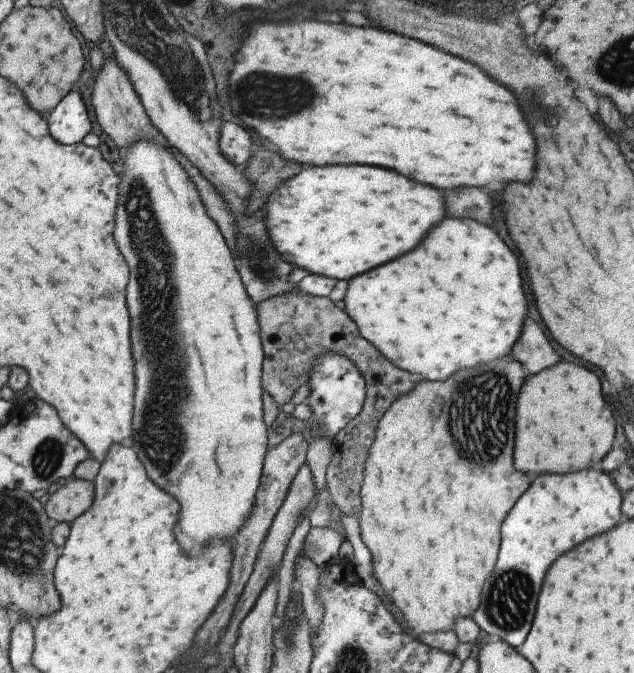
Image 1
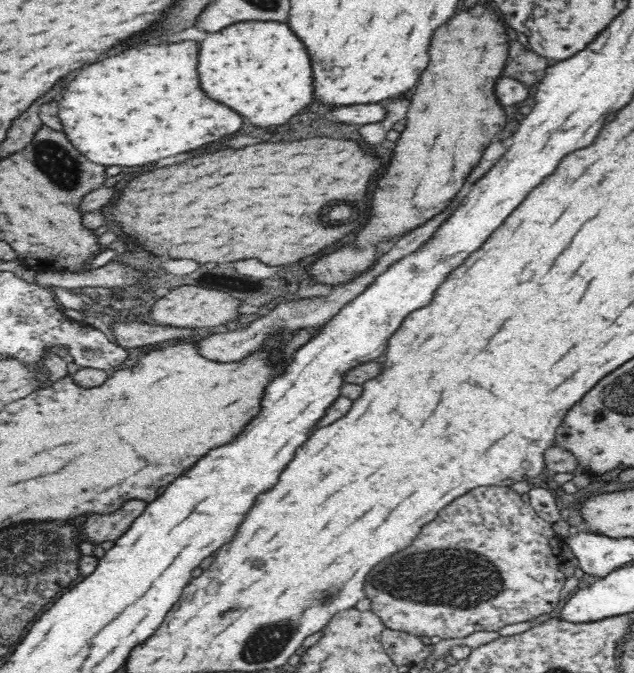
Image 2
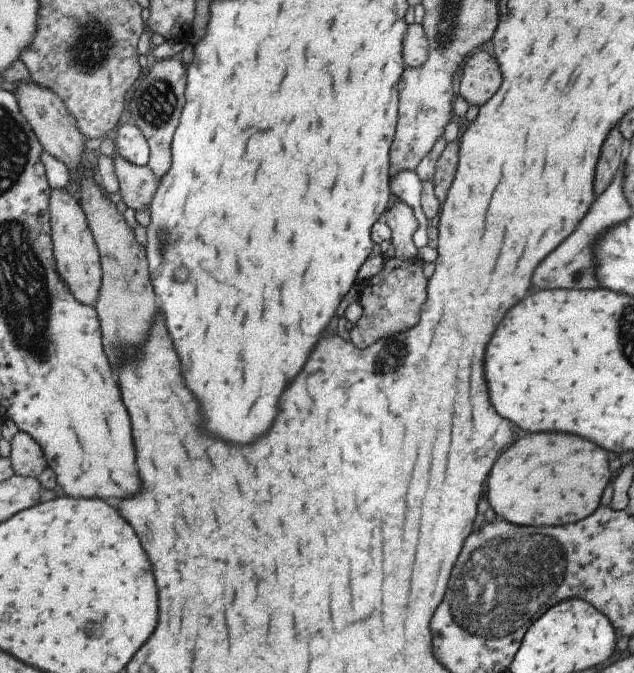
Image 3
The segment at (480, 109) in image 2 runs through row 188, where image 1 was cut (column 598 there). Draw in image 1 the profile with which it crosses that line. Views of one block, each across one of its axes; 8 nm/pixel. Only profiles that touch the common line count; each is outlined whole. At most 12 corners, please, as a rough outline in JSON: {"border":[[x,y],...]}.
{"border":[[568,360],[526,378],[514,468],[568,474],[602,460],[614,416]]}

